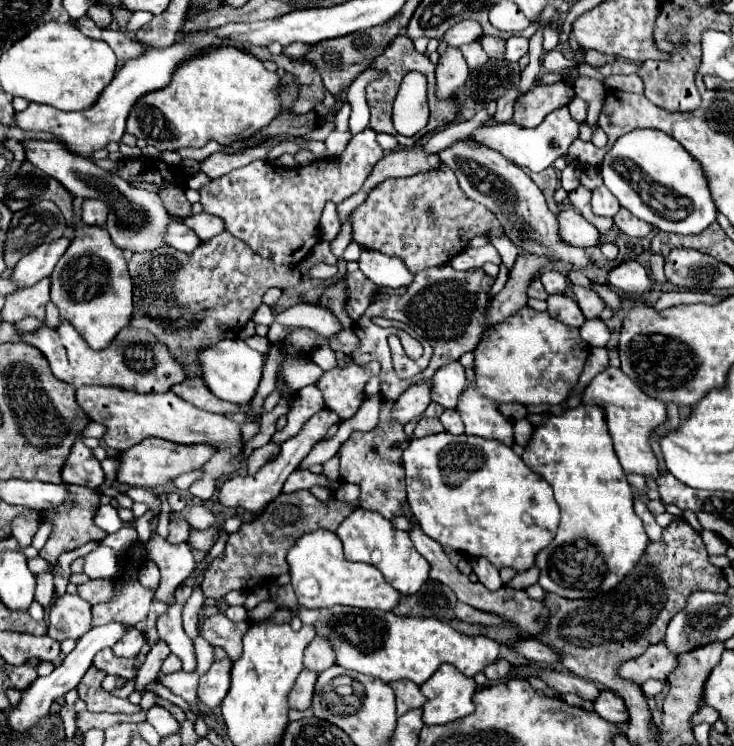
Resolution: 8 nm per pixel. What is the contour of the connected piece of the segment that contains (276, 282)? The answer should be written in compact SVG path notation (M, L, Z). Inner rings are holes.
M226 231L204 241L190 255L174 247L132 255L128 269L134 283L134 315L130 327L146 327L160 343L168 345L168 351L188 377L198 375L196 349L200 345L220 341L220 337L238 337L238 331L252 319L270 287L292 289L302 281L298 267L276 265Z

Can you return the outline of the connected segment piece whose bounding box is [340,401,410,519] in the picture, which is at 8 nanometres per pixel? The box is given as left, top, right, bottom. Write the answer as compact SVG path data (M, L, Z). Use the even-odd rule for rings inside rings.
M384 401L380 407L380 421L384 421L380 429L370 433L352 433L350 439L340 447L340 479L358 483L362 487L360 501L364 509L392 519L394 515L402 515L402 503L406 501L404 467L400 465L400 457L410 439L404 435L404 427L388 425L388 409L392 409L392 401Z

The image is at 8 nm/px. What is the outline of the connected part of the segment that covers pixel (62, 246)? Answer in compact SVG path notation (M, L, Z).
M66 235L50 241L50 243L44 243L36 249L32 249L30 253L26 253L14 273L12 273L12 281L18 281L18 287L32 287L36 285L40 279L48 277L54 269L54 265L58 263L58 259L64 255L64 251L68 249L72 239L68 239Z

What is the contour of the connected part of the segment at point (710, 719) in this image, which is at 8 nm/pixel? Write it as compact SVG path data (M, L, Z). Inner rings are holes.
M700 707L700 711L696 711L696 713L690 717L690 723L692 723L692 727L696 727L696 725L700 725L700 723L712 725L716 719L718 719L718 717L716 717L716 711L714 711L714 709Z

